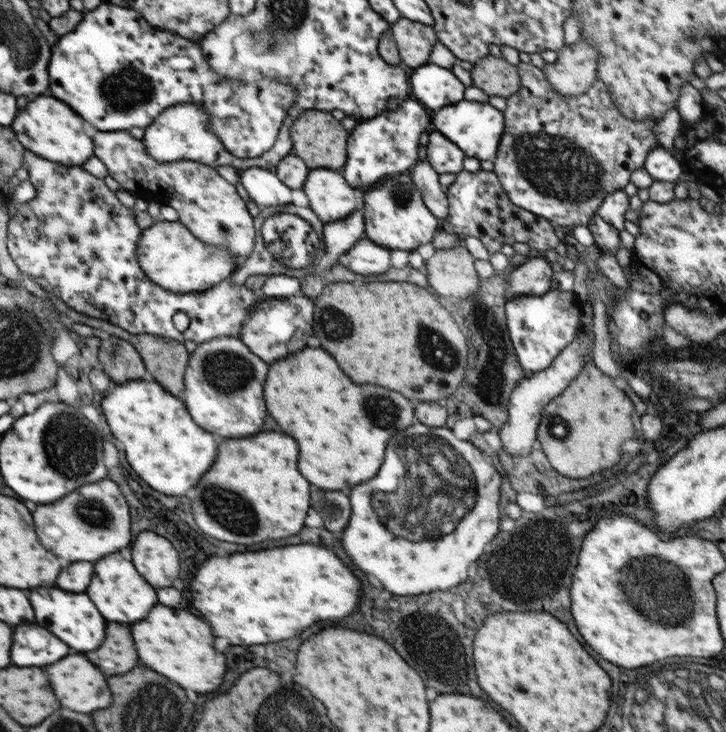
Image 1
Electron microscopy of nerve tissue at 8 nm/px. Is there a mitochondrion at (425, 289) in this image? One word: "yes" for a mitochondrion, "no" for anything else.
no

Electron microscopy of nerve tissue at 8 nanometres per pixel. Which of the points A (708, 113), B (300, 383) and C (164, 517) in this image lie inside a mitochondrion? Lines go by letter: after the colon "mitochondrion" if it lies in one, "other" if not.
A: other
B: other
C: other

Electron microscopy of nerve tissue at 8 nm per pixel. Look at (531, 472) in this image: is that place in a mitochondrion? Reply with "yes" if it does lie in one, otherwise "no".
no

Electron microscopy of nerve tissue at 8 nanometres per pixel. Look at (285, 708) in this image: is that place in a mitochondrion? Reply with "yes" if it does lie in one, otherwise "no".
yes

